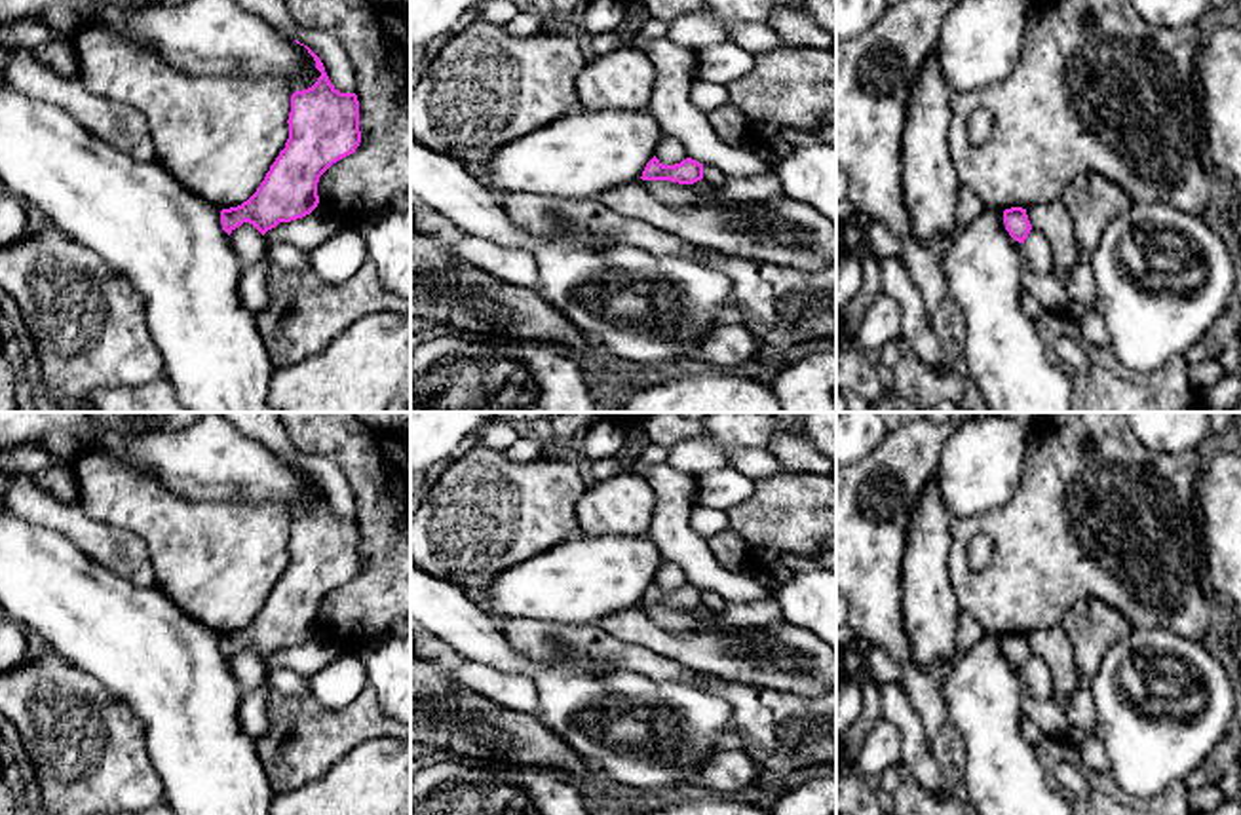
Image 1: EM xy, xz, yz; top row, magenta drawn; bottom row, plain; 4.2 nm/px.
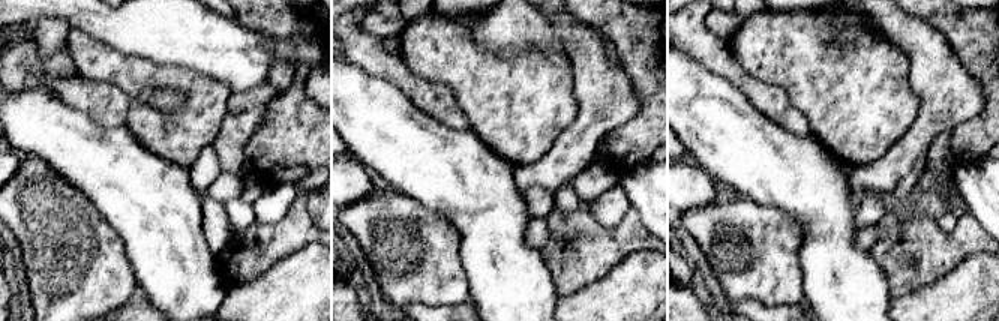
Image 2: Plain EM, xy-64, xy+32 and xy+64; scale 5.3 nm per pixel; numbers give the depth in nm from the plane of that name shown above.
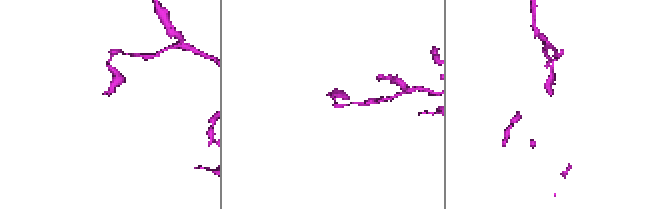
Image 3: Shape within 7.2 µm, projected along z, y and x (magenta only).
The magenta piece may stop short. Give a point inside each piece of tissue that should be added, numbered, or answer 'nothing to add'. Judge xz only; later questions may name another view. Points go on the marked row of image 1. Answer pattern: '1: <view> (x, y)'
nothing to add

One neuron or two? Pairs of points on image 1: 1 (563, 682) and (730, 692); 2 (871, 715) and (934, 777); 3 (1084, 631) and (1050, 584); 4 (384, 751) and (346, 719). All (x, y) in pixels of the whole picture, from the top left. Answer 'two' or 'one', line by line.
1: two
2: two
3: two
4: two

